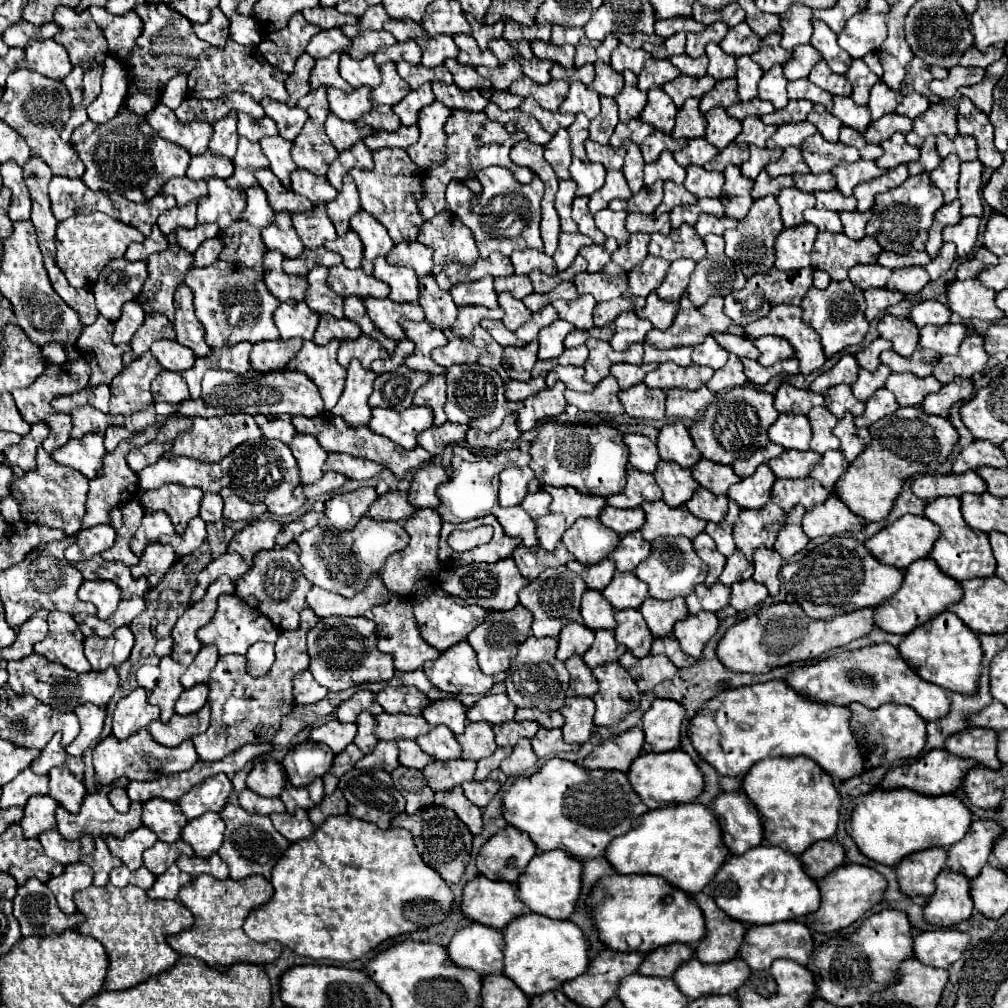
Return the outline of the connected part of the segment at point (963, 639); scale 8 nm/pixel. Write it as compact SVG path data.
M944 611L936 621L930 621L930 625L924 625L924 629L916 629L916 633L908 633L904 641L898 647L900 655L912 669L926 681L940 685L948 691L962 693L962 695L974 695L980 685L980 665L982 665L982 645L978 639L978 633L974 633L964 621Z

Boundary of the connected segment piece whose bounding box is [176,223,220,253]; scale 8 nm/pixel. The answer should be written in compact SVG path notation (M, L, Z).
M198 225L196 229L178 229L176 231L176 237L178 237L178 245L188 251L188 253L194 253L206 239L210 237L216 237L220 231L218 225Z

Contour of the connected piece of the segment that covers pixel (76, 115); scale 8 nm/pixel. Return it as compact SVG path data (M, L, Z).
M58 7L58 9L56 9L56 13L54 13L54 21L56 21L56 25L60 27L60 31L56 33L54 41L56 41L56 43L60 43L60 45L64 45L64 47L66 47L66 51L68 51L70 63L72 63L72 65L84 65L85 72L82 86L82 109L80 109L80 111L72 111L70 121L68 121L68 123L64 125L64 129L62 129L62 139L64 139L64 141L68 141L68 139L70 139L70 135L72 135L72 131L88 119L88 115L86 115L84 107L88 107L88 105L90 105L90 103L92 103L92 101L100 95L101 77L104 70L104 59L106 59L106 55L108 55L108 45L106 45L106 37L102 35L100 27L94 23L94 19L92 19L90 11L76 13L74 9Z

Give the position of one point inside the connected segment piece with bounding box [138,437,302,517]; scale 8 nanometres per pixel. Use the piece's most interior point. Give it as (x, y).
(264, 470)

